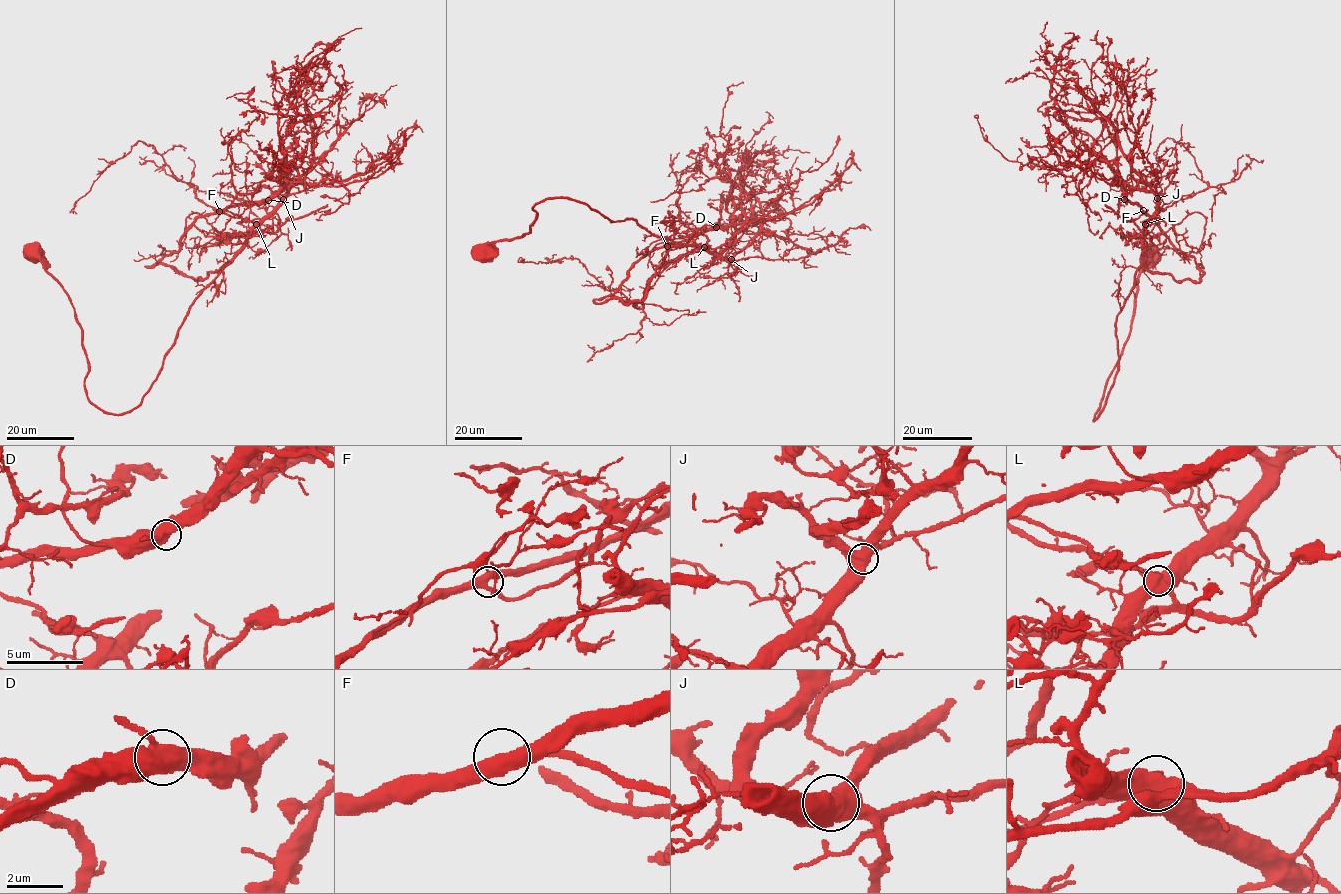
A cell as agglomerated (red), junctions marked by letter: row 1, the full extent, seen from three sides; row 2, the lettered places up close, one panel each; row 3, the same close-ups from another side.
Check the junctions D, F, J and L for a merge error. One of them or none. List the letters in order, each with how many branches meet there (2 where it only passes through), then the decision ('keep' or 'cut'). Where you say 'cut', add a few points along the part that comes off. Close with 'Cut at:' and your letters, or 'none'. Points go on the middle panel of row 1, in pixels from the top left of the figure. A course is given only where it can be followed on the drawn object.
D: branches 3; keep
F: branches 3; keep
J: branches 3; keep
L: branches 3; cut; course (704, 246), (678, 255), (655, 273), (647, 281), (642, 308), (622, 302), (575, 258), (518, 261), (524, 259)
Cut at: L

